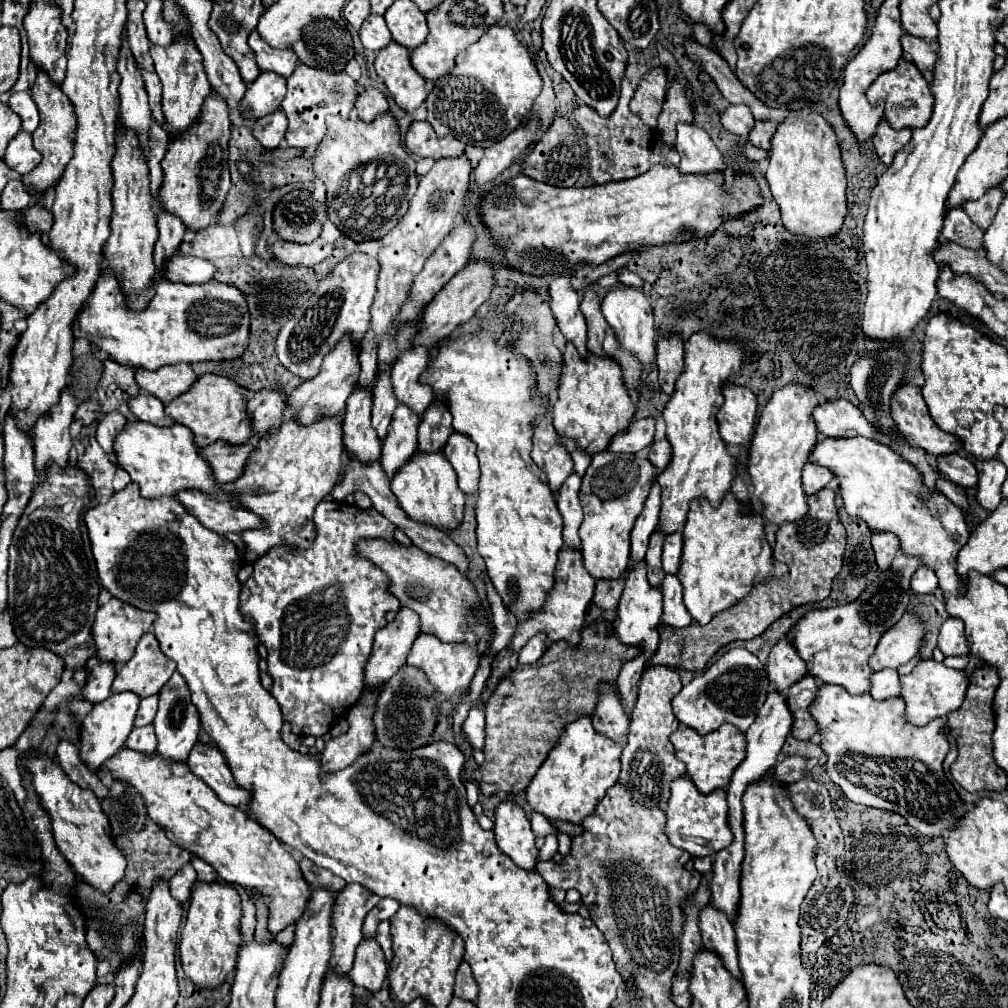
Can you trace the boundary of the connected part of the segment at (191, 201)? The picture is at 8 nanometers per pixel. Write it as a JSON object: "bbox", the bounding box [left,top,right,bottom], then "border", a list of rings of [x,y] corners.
{"bbox":[155,94,229,230],"border":[[[209,94],[203,102],[201,116],[189,132],[177,136],[163,162],[163,184],[159,188],[159,196],[155,198],[157,206],[169,214],[181,218],[187,230],[201,230],[211,224],[211,220],[219,218],[229,182],[229,164],[227,164],[227,142],[229,142],[229,108],[225,100]]]}

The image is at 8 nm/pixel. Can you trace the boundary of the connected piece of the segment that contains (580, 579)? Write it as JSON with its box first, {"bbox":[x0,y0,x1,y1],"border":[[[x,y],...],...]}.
{"bbox":[511,546,595,652],"border":[[[563,546],[559,552],[559,562],[557,562],[557,570],[555,570],[555,588],[549,592],[549,598],[543,606],[543,614],[537,612],[529,620],[521,620],[517,624],[517,632],[511,642],[513,652],[519,652],[519,648],[537,632],[545,632],[551,642],[567,640],[571,644],[577,644],[579,630],[585,622],[583,620],[585,610],[593,600],[593,588],[595,588],[595,578],[589,576],[589,572],[585,572],[581,552],[575,548],[569,548],[569,546]]]}

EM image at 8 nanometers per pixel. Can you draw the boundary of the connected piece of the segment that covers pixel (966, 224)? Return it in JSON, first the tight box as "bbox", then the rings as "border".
{"bbox":[941,208,985,250],"border":[[[955,208],[955,210],[949,210],[945,216],[945,226],[941,230],[941,236],[959,246],[983,250],[981,240],[985,236],[985,230],[977,228],[977,224],[973,224],[969,220],[969,216],[965,214],[963,208]]]}

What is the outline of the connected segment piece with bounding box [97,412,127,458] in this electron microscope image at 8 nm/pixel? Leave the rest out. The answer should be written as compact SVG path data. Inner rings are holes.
M111 412L107 416L101 418L99 426L97 426L97 442L101 444L101 448L113 458L113 440L115 440L115 434L121 432L121 428L125 428L127 420L123 414L119 412Z

